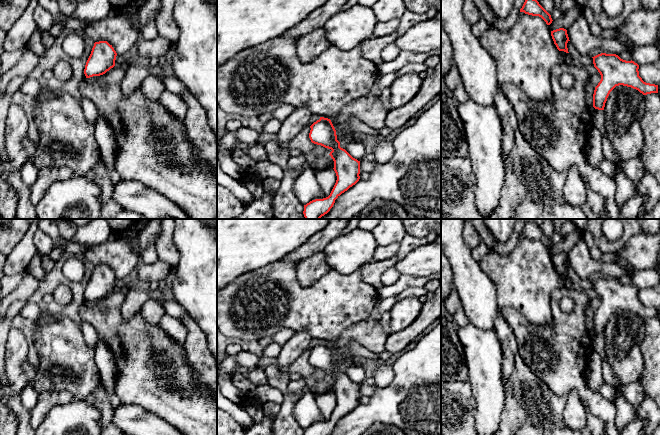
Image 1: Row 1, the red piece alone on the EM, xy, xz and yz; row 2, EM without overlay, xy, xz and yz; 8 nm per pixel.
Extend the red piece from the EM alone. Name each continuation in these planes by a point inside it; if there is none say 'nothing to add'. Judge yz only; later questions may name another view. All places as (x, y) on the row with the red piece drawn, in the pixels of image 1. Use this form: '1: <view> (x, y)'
nothing to add

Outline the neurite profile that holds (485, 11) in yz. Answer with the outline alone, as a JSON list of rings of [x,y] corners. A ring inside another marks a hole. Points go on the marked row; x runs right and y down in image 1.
[[[472,0],[475,7],[479,10],[481,16],[491,25],[496,19],[496,15],[490,9],[485,0]]]

